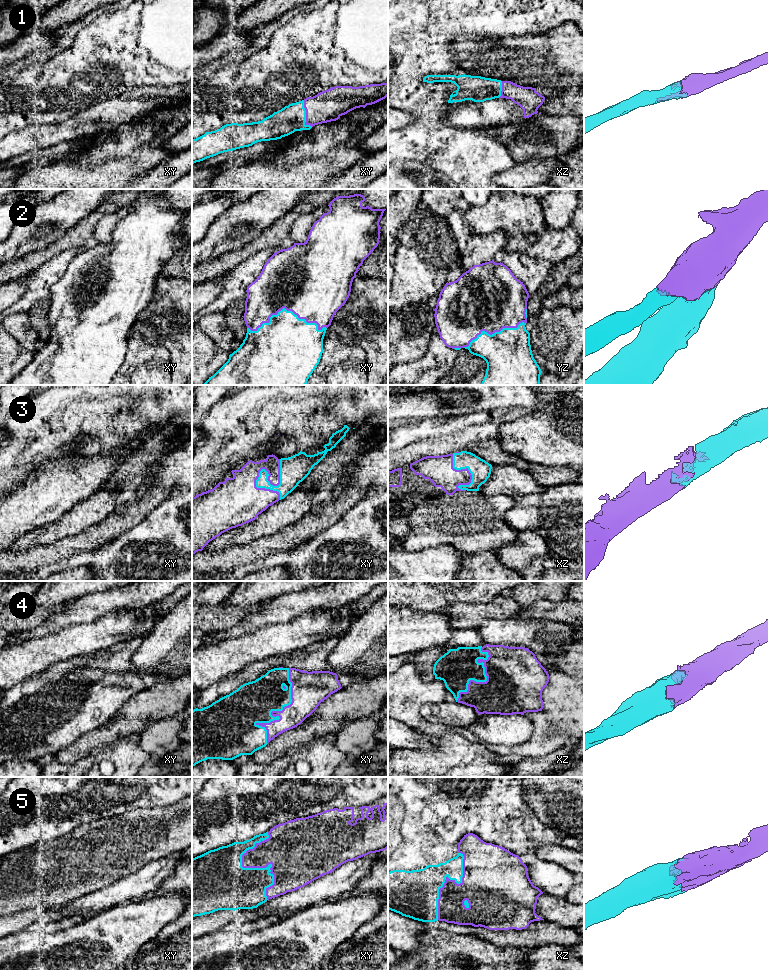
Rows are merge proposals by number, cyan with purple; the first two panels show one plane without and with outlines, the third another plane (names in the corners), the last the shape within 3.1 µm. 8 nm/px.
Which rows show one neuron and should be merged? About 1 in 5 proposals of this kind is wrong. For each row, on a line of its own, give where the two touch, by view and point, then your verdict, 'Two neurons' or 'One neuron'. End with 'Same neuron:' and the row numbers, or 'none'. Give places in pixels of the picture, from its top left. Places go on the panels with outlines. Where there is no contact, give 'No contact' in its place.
1: Touches cyan at xy (305, 115). One neuron
2: Touches cyan at xy (286, 310). One neuron
3: Touches cyan at xy (264, 469). One neuron
4: Touches cyan at xy (271, 711). One neuron
5: Touches cyan at xy (253, 868). One neuron
Same neuron: 1, 2, 3, 4, 5

